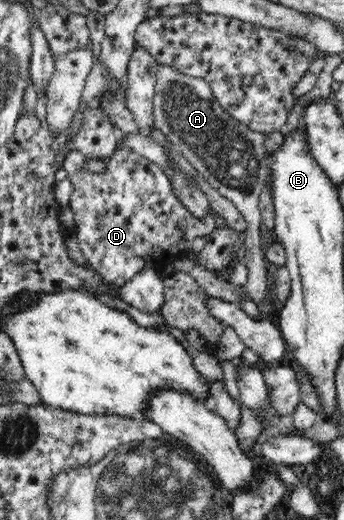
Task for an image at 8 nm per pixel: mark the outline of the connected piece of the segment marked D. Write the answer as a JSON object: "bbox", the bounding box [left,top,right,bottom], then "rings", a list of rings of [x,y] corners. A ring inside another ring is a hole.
{"bbox":[62,141,215,286],"rings":[[[122,141],[117,142],[116,150],[110,156],[100,159],[100,162],[106,162],[106,172],[87,172],[84,164],[92,159],[76,149],[72,149],[65,156],[62,167],[68,173],[67,179],[73,184],[73,192],[67,205],[74,213],[75,226],[72,232],[77,235],[79,248],[89,266],[110,286],[124,286],[144,268],[152,268],[157,272],[165,270],[174,260],[190,252],[194,238],[207,236],[214,230],[215,213],[211,207],[202,220],[194,218],[174,193],[172,183],[162,167],[140,156],[136,151],[126,149]]]}

